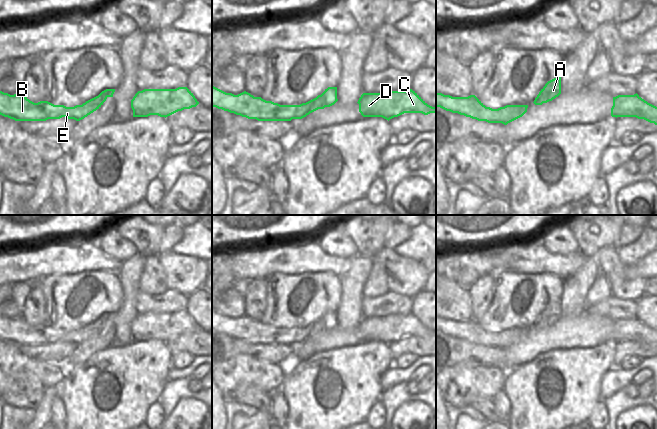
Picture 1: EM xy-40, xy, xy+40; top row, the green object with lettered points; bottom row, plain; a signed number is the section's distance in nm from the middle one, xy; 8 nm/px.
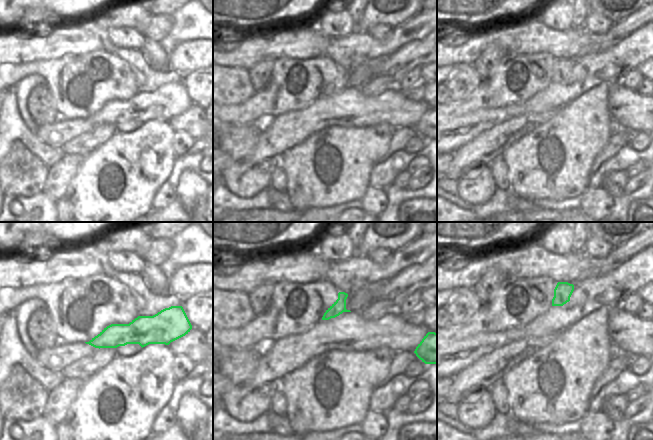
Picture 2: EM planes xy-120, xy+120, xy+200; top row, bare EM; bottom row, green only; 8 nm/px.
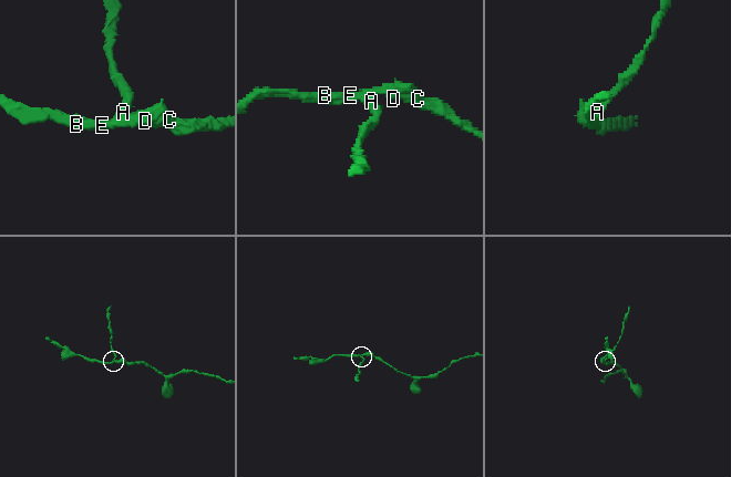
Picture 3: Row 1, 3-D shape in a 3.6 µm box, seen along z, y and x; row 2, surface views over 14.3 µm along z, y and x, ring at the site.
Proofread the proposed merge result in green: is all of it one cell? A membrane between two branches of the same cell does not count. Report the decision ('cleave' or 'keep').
cleave

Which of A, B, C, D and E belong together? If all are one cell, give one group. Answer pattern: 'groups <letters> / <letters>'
groups A / B C D E

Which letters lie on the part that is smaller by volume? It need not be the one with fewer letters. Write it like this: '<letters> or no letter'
A

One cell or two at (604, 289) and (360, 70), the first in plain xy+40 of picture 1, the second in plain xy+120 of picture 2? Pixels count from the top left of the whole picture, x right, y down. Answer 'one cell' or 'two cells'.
two cells

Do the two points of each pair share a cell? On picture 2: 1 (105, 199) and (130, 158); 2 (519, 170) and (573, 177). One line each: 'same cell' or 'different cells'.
1: same cell
2: same cell

